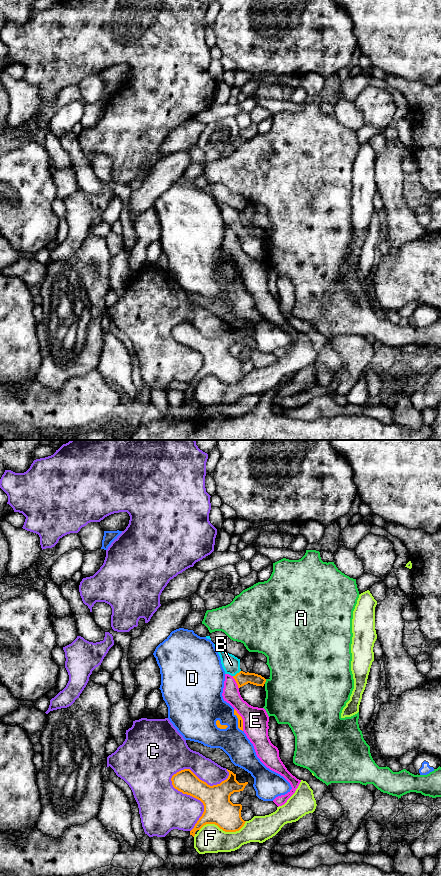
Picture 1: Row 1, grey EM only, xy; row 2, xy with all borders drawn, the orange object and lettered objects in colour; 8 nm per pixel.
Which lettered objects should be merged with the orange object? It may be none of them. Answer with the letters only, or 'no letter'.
B

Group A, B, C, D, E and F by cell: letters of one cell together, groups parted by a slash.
A / B / C / D / E / F

